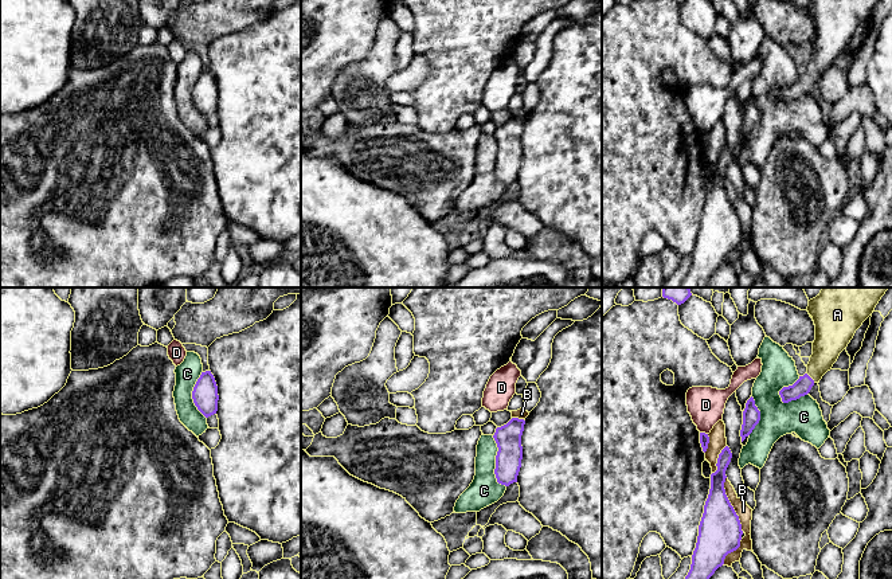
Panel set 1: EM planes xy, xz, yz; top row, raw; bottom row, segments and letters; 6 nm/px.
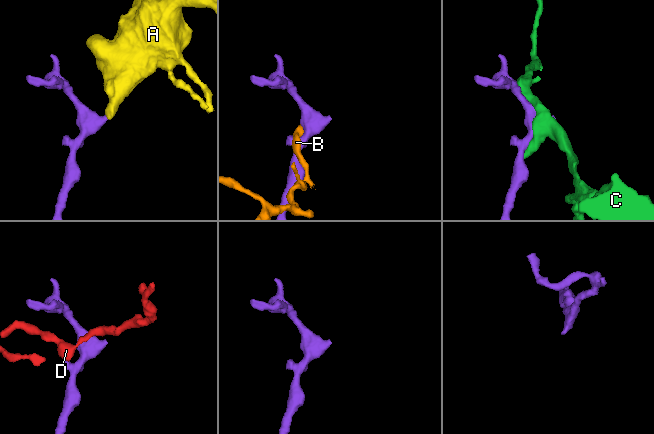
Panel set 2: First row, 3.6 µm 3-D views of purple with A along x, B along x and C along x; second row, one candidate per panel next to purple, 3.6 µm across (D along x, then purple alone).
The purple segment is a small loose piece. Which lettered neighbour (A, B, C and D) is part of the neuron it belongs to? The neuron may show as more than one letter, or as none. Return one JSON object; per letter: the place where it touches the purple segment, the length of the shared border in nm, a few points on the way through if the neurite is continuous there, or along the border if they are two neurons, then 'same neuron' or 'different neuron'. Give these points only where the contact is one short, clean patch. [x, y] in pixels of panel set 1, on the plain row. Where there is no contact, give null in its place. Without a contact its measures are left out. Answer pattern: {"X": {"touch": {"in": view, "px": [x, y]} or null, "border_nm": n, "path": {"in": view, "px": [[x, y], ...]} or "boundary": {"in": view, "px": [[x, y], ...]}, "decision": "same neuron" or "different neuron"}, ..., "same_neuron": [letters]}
{"A": {"touch": {"in": "yz", "px": [810, 77]}, "border_nm": 80, "path": {"in": "yz", "px": [[802, 85], [810, 77], [830, 40]]}, "decision": "same neuron"}, "B": {"touch": {"in": "yz", "px": [730, 203]}, "border_nm": 340, "decision": "different neuron"}, "C": {"touch": {"in": "yz", "px": [783, 86]}, "border_nm": 190, "decision": "different neuron"}, "D": {"touch": {"in": "yz", "px": [704, 132]}, "border_nm": 50, "boundary": {"in": "yz", "px": [[700, 130], [707, 133]]}, "decision": "different neuron"}, "same_neuron": ["A"]}

